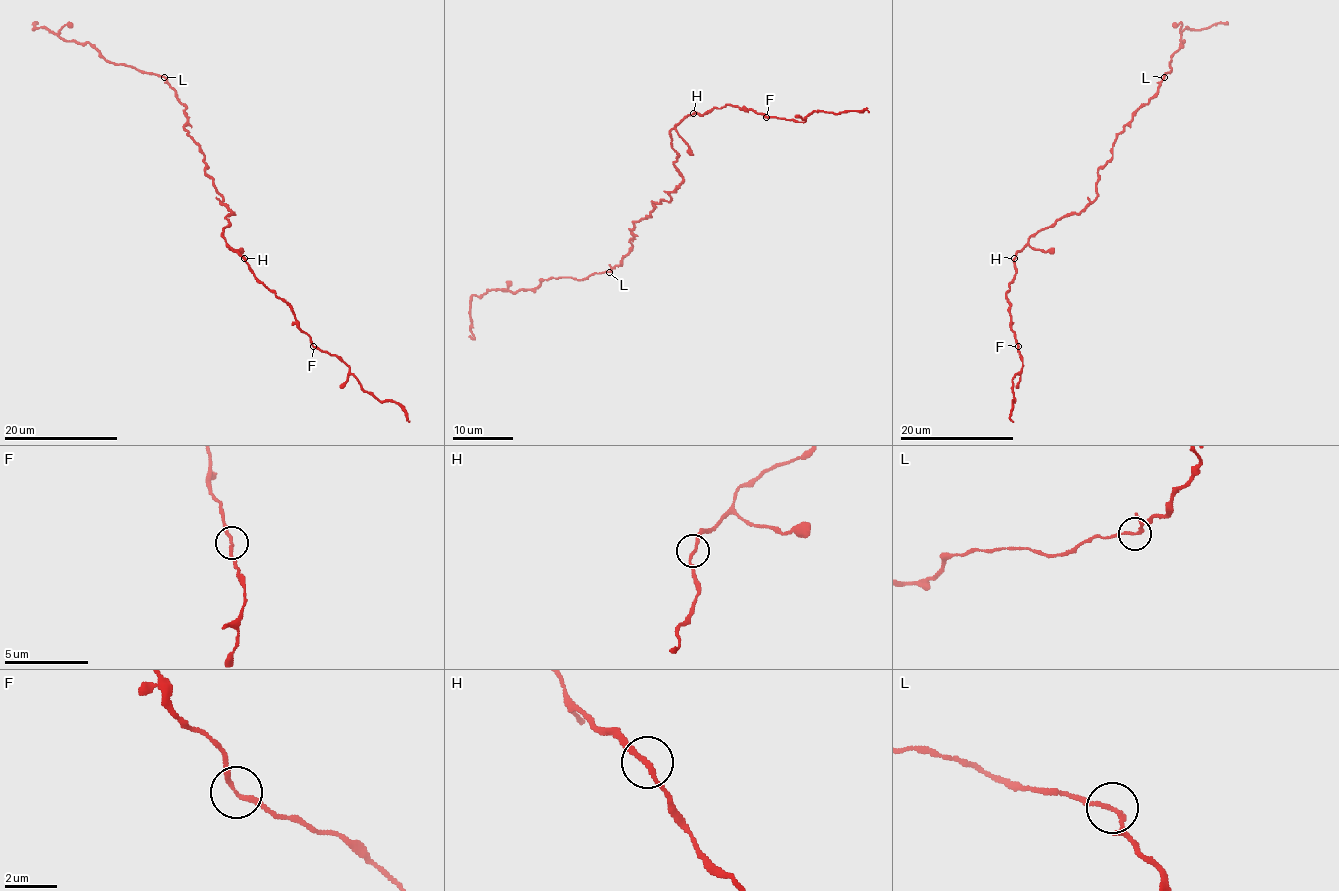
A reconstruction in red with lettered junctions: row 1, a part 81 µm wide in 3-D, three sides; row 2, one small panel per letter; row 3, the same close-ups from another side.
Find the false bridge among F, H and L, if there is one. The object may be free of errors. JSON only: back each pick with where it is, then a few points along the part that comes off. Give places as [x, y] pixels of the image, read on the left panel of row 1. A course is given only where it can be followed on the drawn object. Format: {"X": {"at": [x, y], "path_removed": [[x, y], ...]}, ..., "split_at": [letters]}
{"split_at": []}

